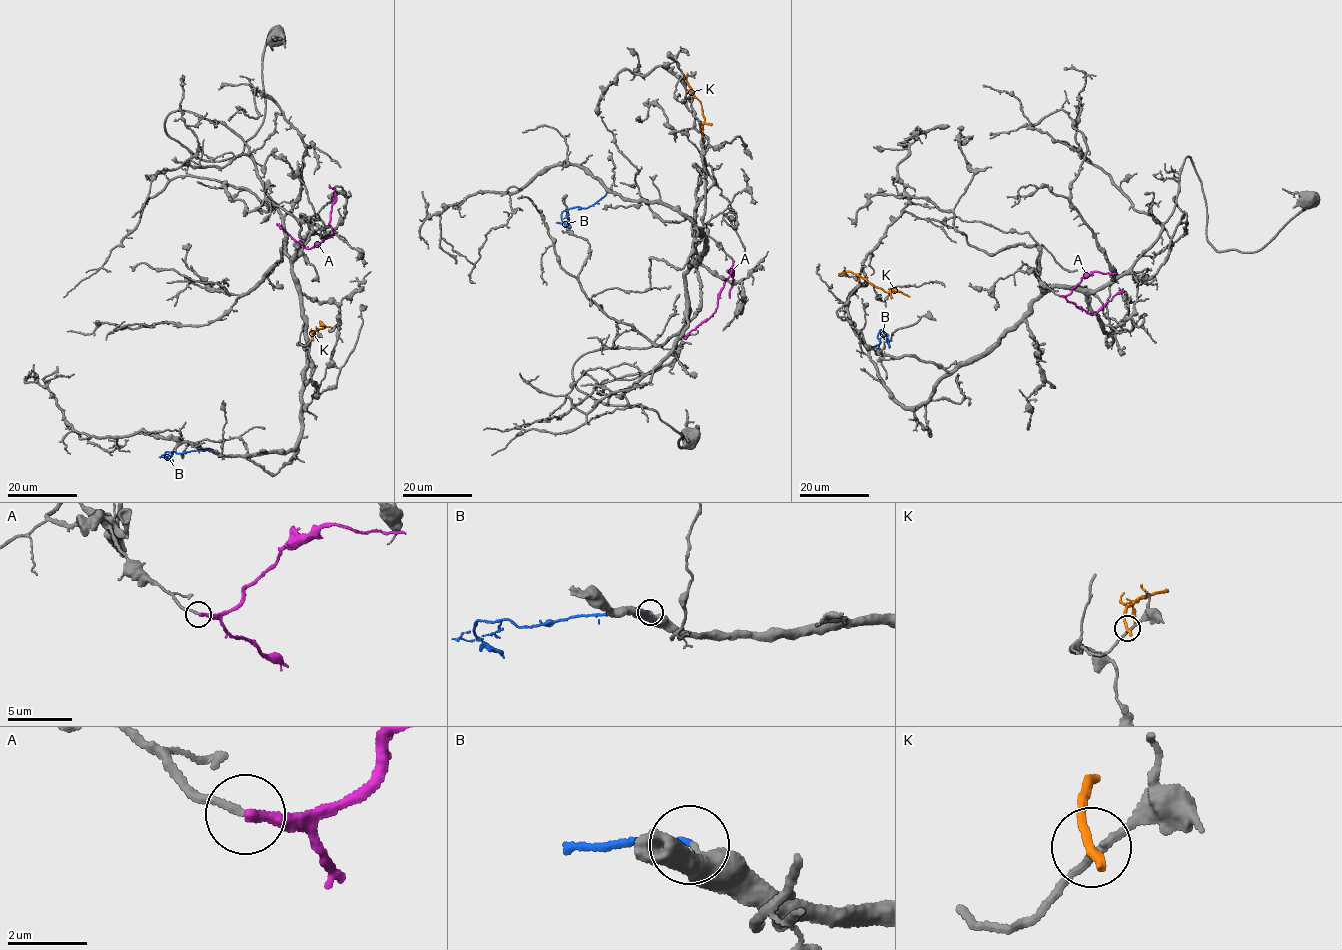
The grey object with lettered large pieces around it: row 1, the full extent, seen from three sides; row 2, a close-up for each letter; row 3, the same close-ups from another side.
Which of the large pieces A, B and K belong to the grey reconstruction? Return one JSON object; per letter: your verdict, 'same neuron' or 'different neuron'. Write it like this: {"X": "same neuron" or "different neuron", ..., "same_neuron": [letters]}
{"A": "different neuron", "B": "same neuron", "K": "different neuron", "same_neuron": ["B"]}

